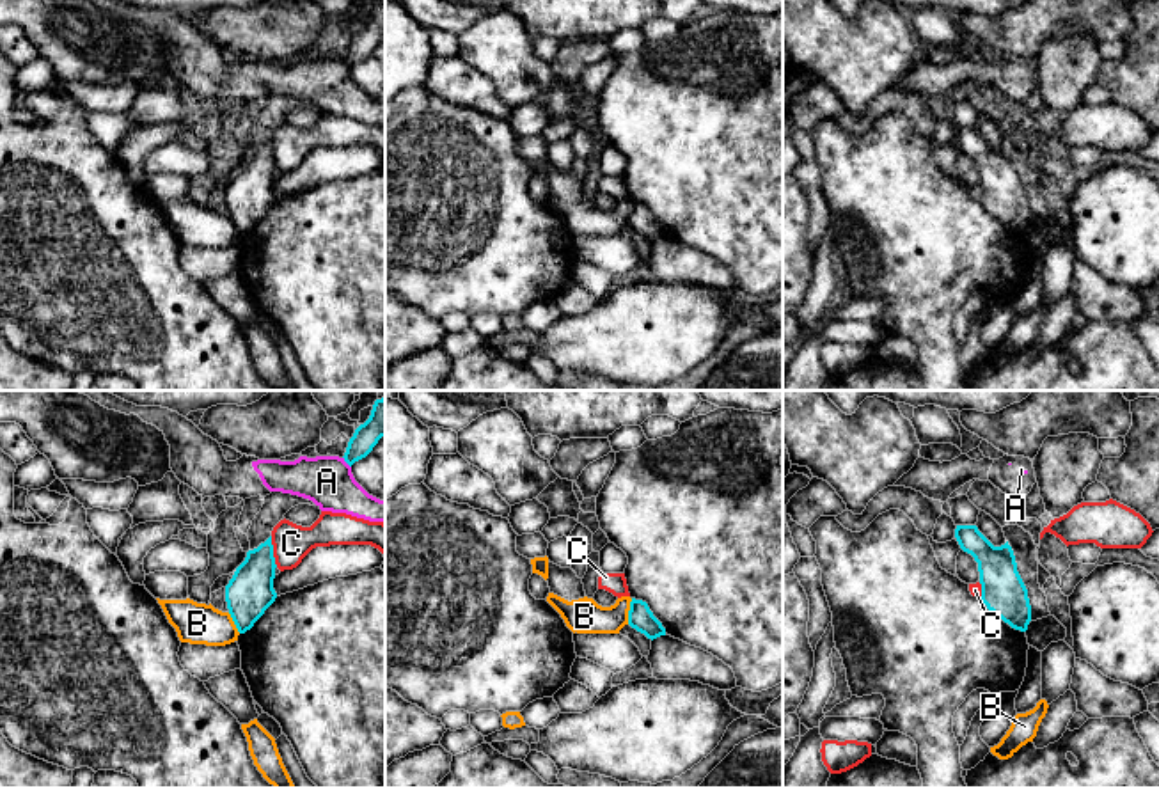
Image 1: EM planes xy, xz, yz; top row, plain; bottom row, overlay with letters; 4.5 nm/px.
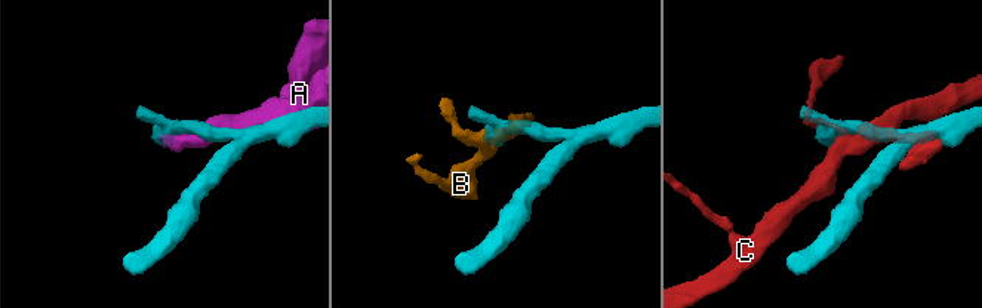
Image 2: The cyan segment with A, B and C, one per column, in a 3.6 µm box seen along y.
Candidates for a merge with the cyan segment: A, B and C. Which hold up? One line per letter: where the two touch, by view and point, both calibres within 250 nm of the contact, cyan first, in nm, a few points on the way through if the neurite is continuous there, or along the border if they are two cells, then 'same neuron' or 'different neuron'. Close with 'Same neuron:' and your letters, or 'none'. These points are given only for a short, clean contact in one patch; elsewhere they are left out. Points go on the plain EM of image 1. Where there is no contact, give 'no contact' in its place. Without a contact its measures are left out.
A: xy (345, 63) | 140/220 nm | different neuron
B: xz (629, 213) | 110/160 nm | along xz (632, 201), (627, 226) | different neuron
C: xy (272, 155) | 220/170 nm | different neuron
Same neuron: none

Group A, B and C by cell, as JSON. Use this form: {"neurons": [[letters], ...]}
{"neurons": [["A"], ["B"], ["C"]]}

